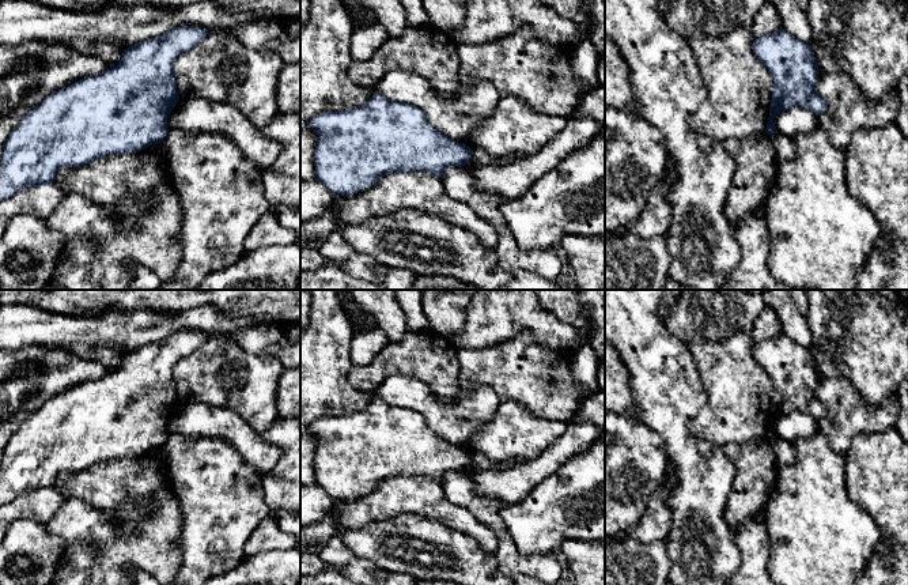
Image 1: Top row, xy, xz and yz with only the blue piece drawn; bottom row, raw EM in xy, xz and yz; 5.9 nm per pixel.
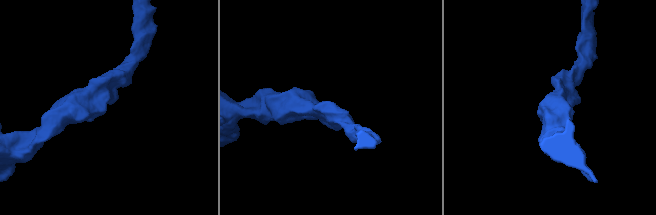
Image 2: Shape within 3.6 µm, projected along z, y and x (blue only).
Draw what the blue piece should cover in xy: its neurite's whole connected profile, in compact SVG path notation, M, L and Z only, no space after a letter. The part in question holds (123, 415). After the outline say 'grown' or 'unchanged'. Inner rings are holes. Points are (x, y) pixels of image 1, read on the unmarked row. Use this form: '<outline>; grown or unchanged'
M179 331L162 341L147 344L124 354L118 369L105 377L83 382L48 400L10 438L0 463L0 506L30 491L53 490L63 472L80 472L109 460L135 458L152 449L163 448L169 438L167 422L179 405L173 369L207 343L201 332Z; unchanged

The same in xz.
M374 399L364 410L314 420L309 430L318 439L315 484L334 501L363 497L391 478L427 476L442 483L451 471L466 471L472 453L436 435L415 410Z; unchanged

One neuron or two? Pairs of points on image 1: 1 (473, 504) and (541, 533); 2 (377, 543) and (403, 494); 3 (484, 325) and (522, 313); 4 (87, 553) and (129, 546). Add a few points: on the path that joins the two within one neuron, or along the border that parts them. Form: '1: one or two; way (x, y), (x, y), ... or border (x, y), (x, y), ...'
1: two; border (506, 505), (500, 510), (500, 520), (515, 544)
2: two; border (422, 516), (394, 514), (359, 527)
3: one; way (494, 316), (496, 313), (513, 313)
4: two; border (95, 544), (91, 566), (75, 567), (64, 557)

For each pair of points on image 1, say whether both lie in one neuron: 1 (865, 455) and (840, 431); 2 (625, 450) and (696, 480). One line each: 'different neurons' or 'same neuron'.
1: different neurons
2: different neurons

